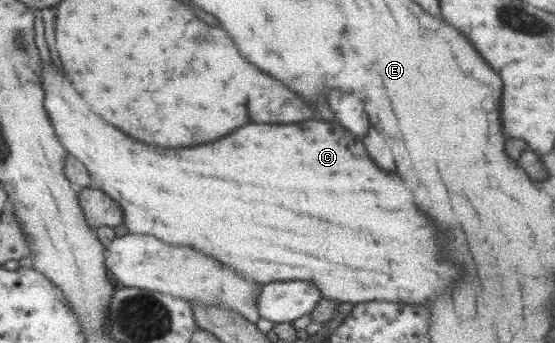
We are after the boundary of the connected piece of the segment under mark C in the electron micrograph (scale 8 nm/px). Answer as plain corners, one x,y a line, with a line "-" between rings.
41,65
42,90
44,90
44,112
54,128
54,136
66,150
66,154
74,157
79,163
84,164
90,176
89,188
103,191
112,201
115,201
124,214
124,227
128,233
146,234
156,237
168,245
182,245
192,247
196,251
202,251
204,255
216,259
218,263
242,273
244,278
257,281
260,284
277,281
310,281
316,285
319,295
324,299
335,299
341,303
362,302
392,302
392,303
428,303
430,295
446,285
452,285
460,277
460,267
456,267
452,261
442,259
440,249
440,231
438,227
426,219
426,215
414,205
410,191
404,187
400,175
386,173
380,167
374,165
374,161
366,155
362,141
342,129
336,121
324,123
324,121
302,121
302,123
290,123
290,125
266,125
266,123
248,123
238,127
236,131
224,135
218,141
202,143
196,147
182,147
182,149
166,149
148,145
142,141
136,141
128,137
126,133
118,131
116,127
108,125
104,119
100,119
92,109
80,99
80,95
74,91
72,83
62,77
54,65

